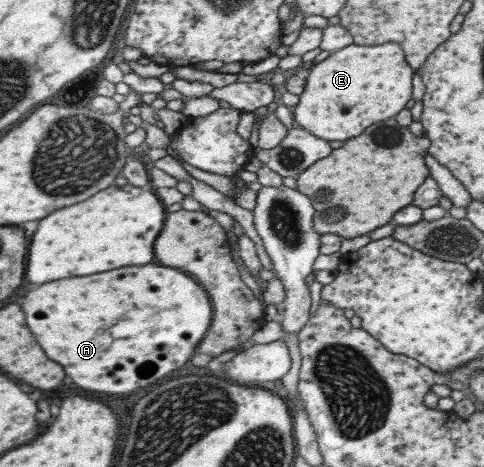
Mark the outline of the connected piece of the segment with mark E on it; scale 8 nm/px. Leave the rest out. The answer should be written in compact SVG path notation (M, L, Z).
M351 43L312 64L298 102L291 109L292 121L295 126L328 142L355 137L371 123L391 119L405 107L411 99L411 73L397 43L375 47Z

